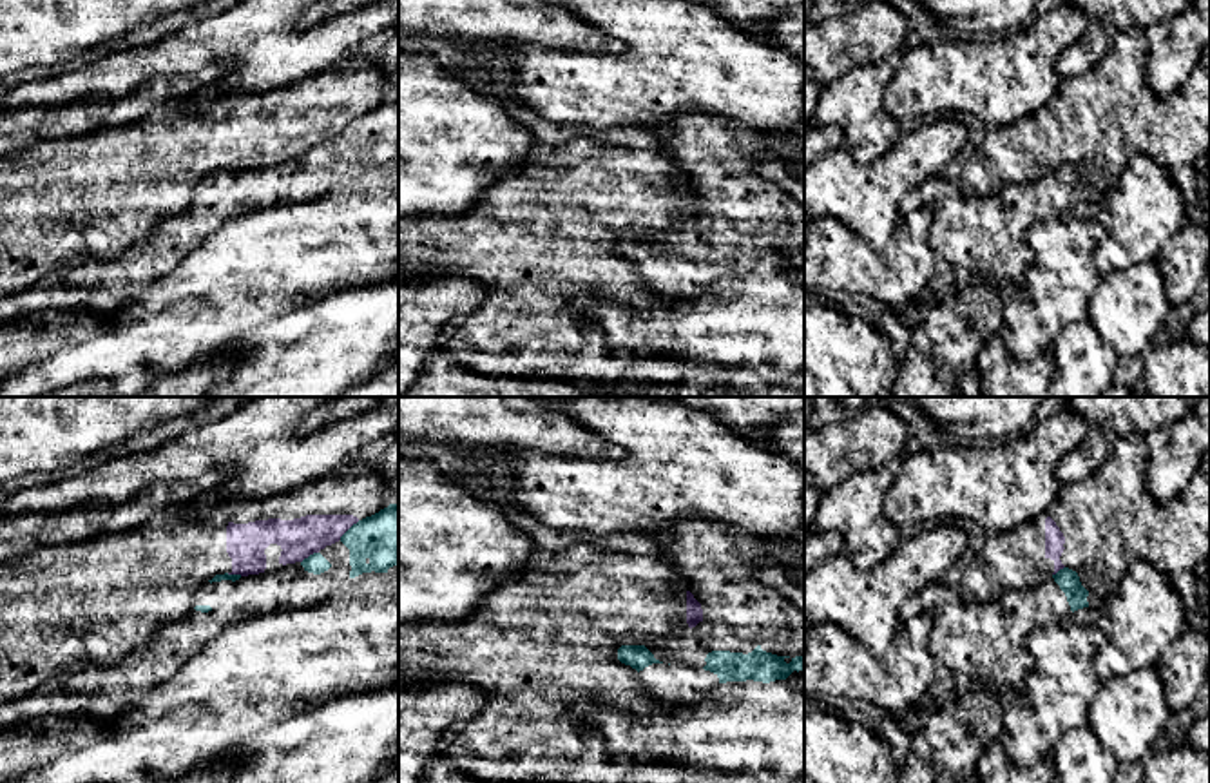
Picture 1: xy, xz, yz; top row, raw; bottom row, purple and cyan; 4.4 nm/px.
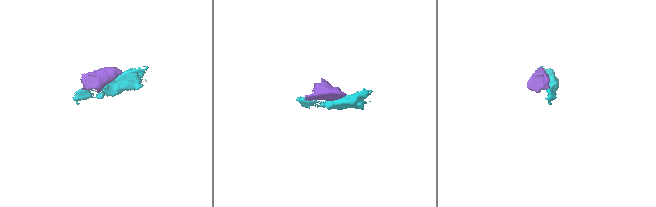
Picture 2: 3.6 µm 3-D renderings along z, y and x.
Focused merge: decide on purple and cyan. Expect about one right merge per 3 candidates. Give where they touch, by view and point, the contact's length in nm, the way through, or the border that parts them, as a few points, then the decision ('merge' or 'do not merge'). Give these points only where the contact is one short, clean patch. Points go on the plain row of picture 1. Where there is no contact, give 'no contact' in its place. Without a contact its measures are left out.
xy (348, 122) | 130 nm | do not merge

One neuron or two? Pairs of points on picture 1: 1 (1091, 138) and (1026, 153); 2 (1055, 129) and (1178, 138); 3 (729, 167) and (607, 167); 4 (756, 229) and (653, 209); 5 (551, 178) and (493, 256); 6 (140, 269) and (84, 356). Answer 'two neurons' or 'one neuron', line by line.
1: one neuron
2: one neuron
3: two neurons
4: two neurons
5: one neuron
6: two neurons

